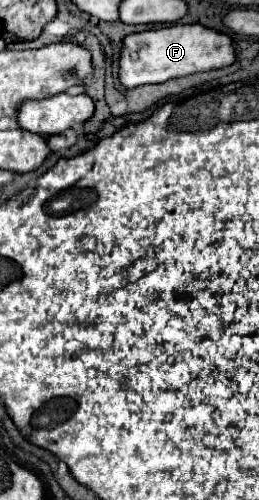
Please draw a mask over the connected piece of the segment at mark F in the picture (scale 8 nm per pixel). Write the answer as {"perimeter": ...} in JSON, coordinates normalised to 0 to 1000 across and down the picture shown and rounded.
{"perimeter":[[[676,48],[676,52],[498,68],[475,80],[475,100],[459,120],[459,160],[483,176],[622,168],[691,152],[876,136],[907,128],[907,116],[915,116],[915,100],[892,72],[799,56],[784,48]]]}

